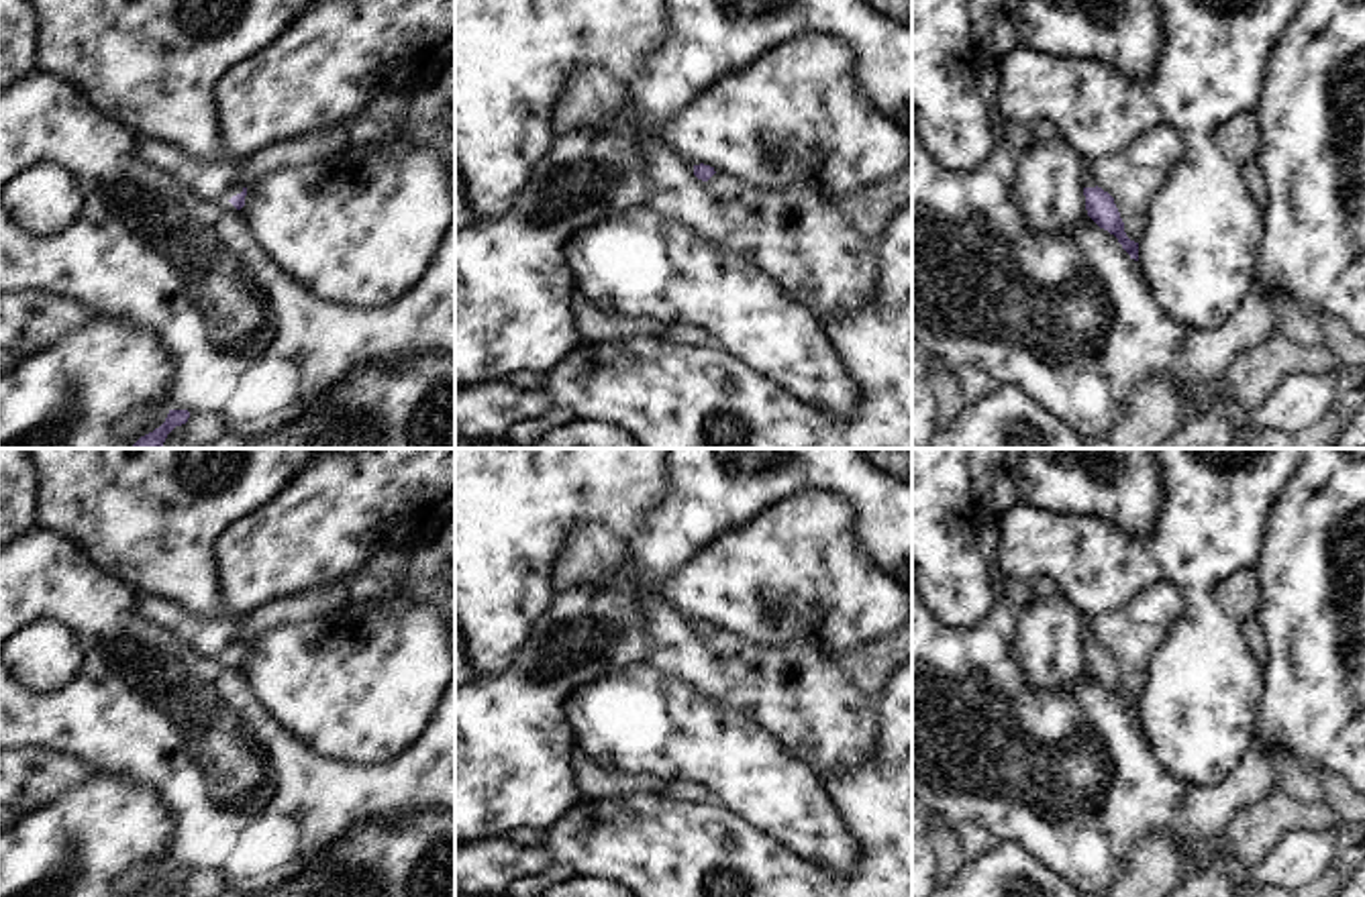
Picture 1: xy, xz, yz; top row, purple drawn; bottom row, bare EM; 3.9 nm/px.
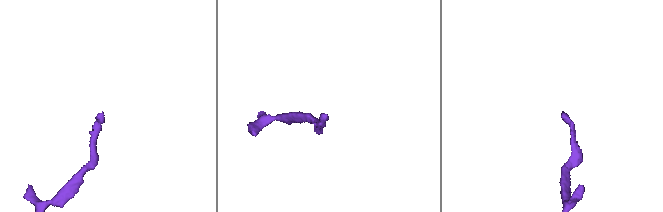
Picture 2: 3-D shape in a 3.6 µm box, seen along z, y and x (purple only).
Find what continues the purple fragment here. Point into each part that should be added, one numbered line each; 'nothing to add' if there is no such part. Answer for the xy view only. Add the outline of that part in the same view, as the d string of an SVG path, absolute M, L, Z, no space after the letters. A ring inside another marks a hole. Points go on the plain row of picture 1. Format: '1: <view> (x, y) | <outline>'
nothing to add

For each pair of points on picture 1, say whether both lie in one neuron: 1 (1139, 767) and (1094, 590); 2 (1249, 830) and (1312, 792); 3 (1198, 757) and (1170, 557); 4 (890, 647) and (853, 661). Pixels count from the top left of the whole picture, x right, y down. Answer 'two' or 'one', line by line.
1: two
2: two
3: one
4: one

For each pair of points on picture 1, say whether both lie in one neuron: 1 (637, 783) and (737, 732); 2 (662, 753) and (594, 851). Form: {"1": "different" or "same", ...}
{"1": "different", "2": "different"}

